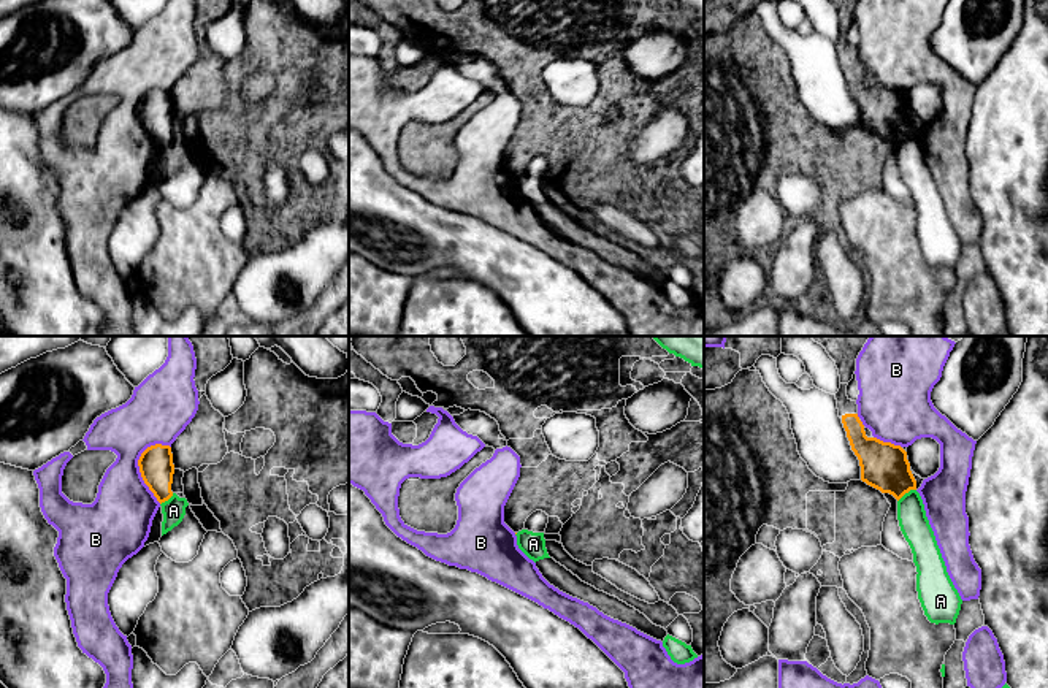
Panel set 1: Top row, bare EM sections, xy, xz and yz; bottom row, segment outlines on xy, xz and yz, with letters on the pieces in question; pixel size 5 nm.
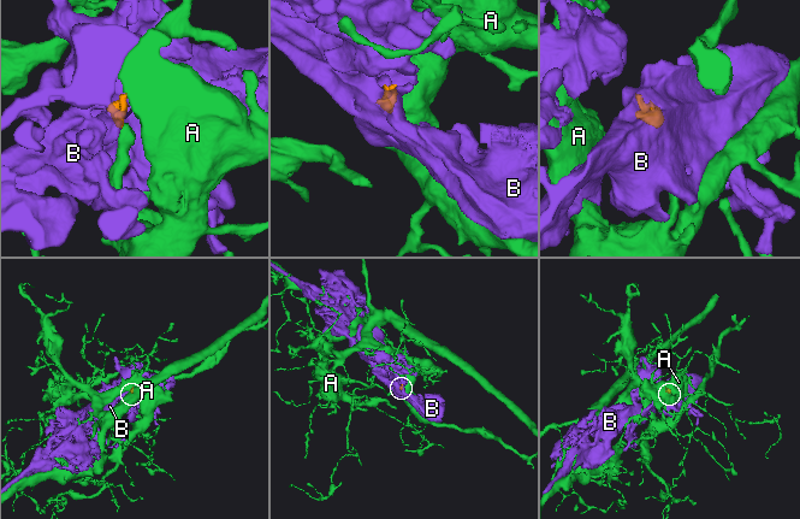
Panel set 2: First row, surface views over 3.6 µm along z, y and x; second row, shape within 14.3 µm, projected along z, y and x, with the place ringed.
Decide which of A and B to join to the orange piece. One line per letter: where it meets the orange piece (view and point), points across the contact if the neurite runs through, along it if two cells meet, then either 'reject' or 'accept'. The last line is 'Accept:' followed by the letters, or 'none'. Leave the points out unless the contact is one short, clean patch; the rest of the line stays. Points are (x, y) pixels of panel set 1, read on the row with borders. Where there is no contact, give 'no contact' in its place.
A: meets orange in yz at (906, 492); border along yz (915, 489), (910, 489), (898, 501); reject
B: meets orange in xy at (140, 471); reject
Accept: none

